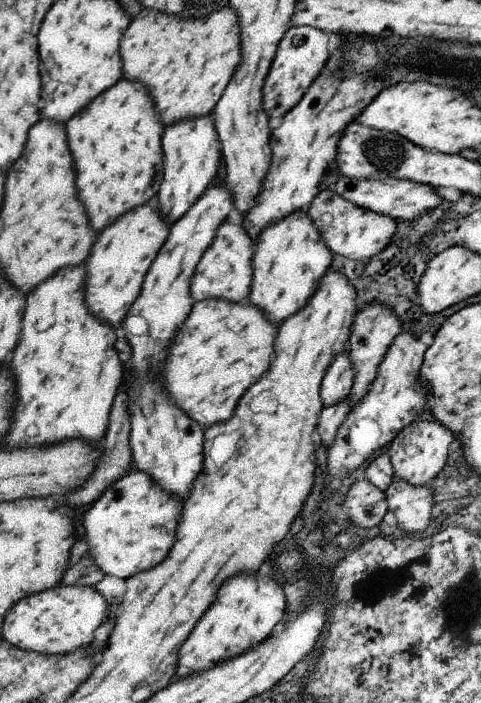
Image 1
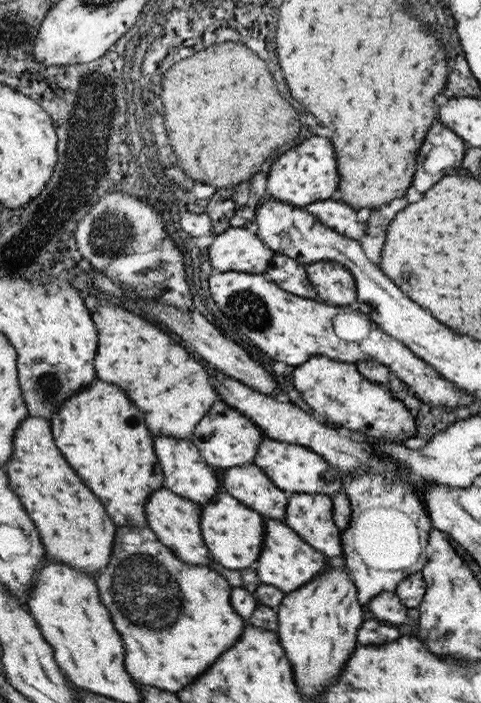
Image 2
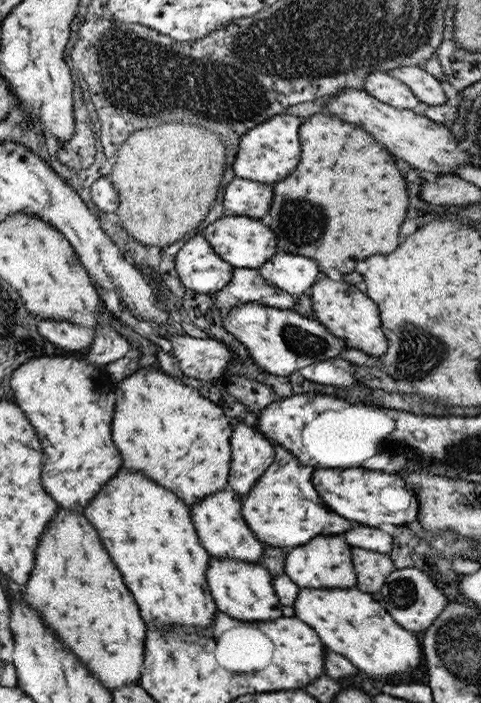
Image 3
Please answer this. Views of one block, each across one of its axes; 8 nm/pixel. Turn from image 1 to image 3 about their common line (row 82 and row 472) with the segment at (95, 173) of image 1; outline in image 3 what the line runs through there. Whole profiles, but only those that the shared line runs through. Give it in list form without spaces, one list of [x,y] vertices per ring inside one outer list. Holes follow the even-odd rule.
[[[121,468],[83,514],[101,530],[101,542],[109,546],[113,562],[121,566],[145,622],[163,630],[183,624],[205,630],[213,624],[217,600],[209,592],[209,552],[197,536],[191,510],[175,494],[139,472]]]

